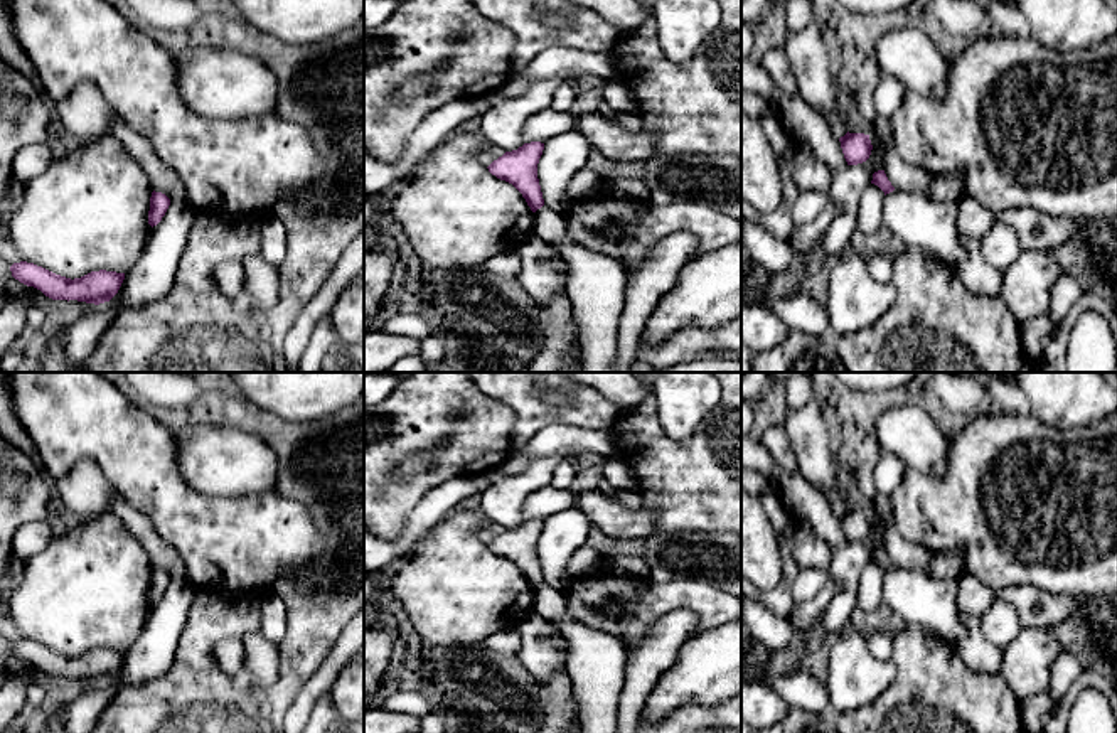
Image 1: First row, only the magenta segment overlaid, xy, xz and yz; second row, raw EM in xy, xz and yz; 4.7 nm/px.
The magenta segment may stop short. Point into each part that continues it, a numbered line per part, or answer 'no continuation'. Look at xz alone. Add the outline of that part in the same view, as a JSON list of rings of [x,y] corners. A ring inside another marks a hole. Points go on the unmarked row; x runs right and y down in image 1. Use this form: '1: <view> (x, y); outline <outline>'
no continuation

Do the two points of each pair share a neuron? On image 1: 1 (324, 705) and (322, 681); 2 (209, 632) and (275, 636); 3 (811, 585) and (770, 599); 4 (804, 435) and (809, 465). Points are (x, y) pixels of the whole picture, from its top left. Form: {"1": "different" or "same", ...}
{"1": "different", "2": "different", "3": "different", "4": "same"}

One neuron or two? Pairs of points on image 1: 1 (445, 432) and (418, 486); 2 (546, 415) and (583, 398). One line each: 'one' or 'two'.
1: one
2: one

